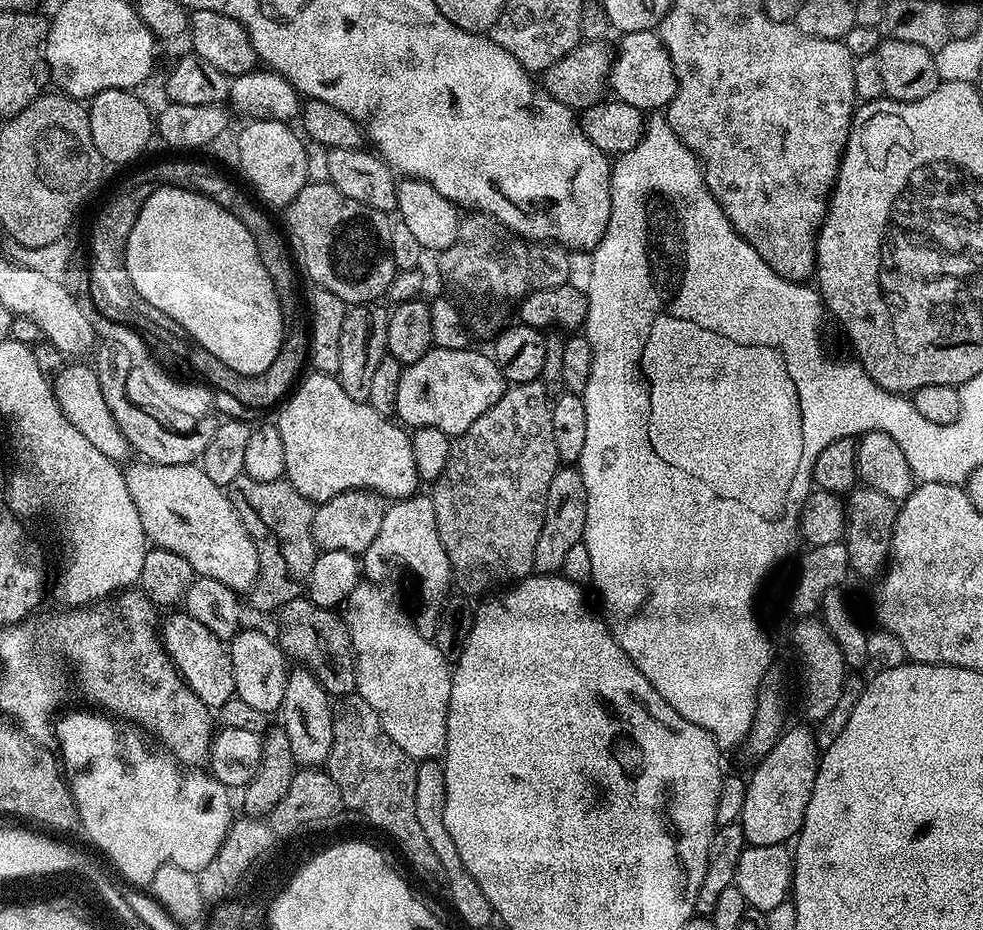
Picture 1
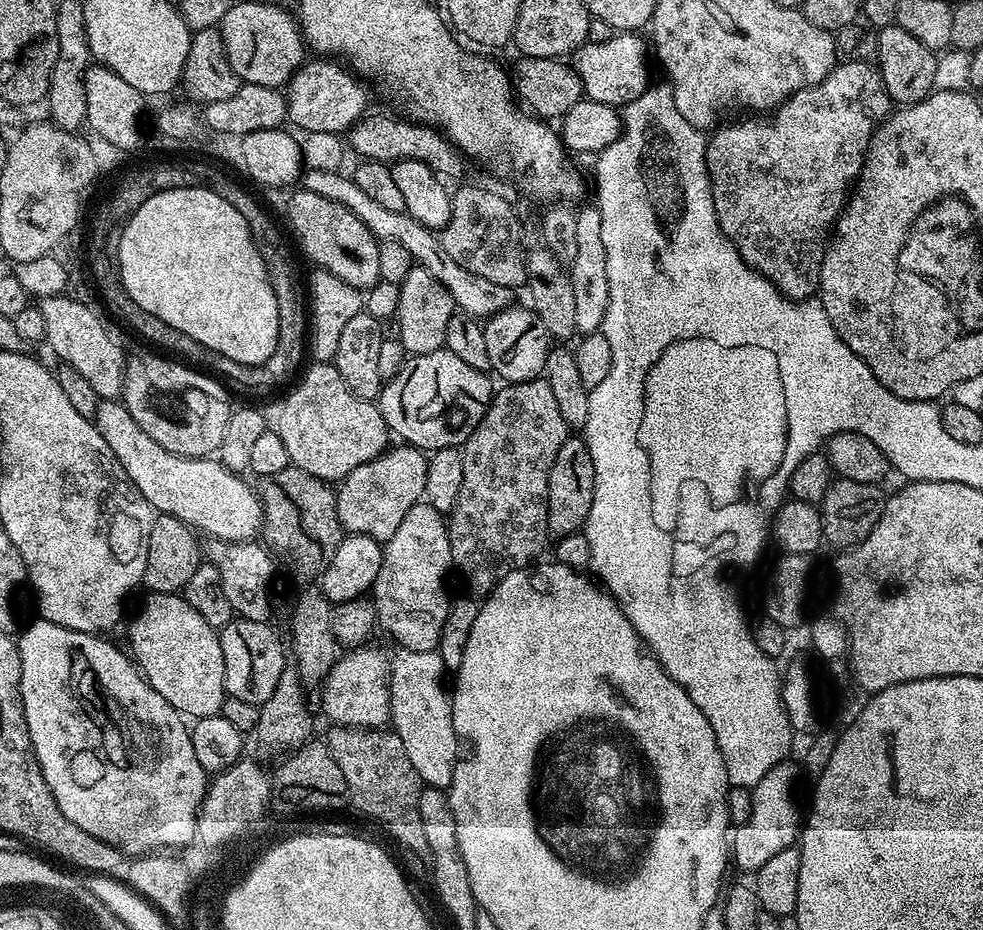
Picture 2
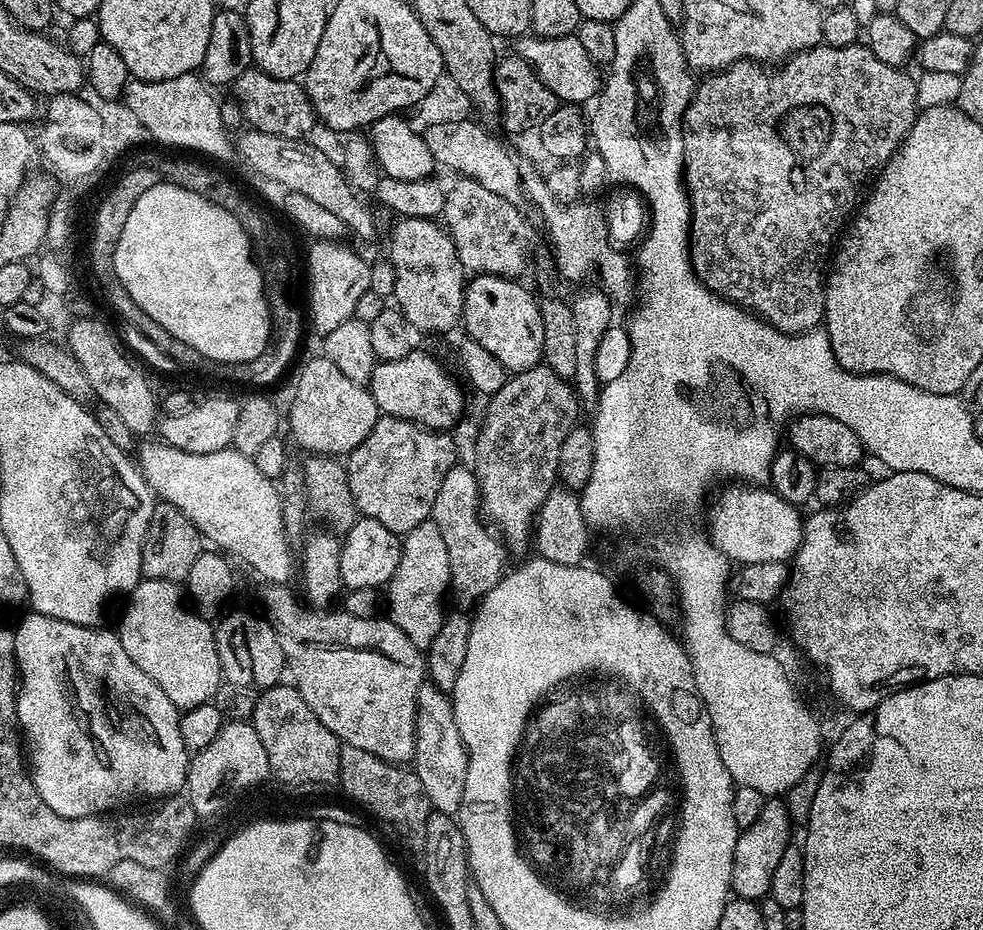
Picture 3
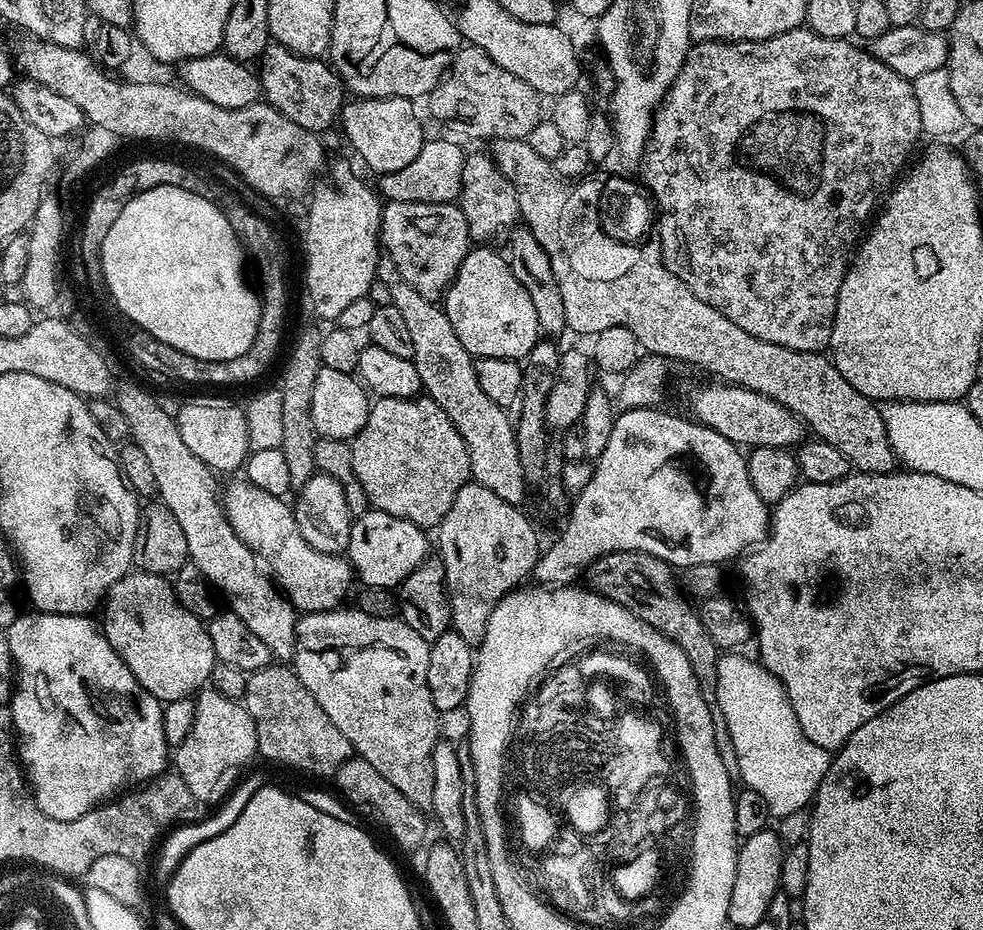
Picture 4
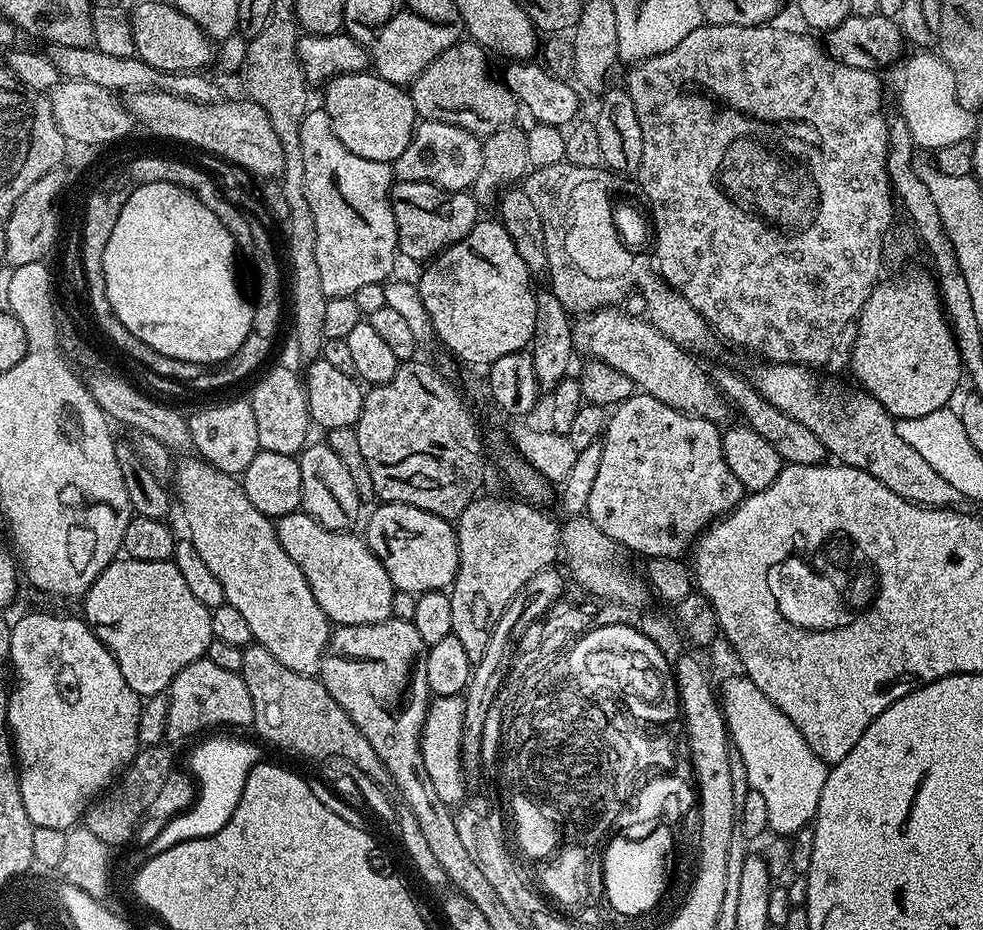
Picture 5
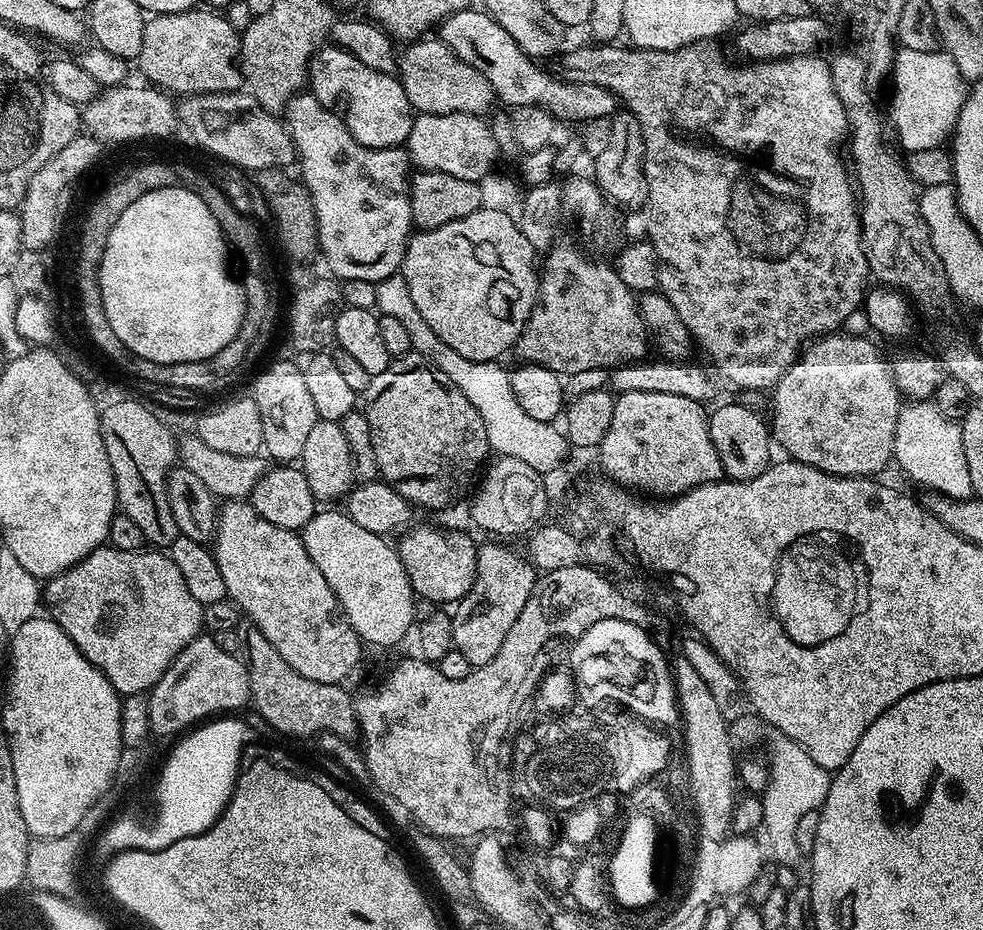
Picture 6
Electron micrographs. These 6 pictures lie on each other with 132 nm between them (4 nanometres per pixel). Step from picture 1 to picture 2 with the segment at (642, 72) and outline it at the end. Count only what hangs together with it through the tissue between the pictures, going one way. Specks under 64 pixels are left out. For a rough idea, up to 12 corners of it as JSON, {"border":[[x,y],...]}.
{"border":[[636,32],[588,42],[574,67],[587,99],[623,106],[649,88]]}

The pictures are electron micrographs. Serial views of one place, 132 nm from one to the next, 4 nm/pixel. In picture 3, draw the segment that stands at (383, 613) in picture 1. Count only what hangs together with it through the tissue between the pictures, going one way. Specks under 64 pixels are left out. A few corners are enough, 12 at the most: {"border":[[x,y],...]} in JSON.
{"border":[[449,693],[416,707],[414,771],[435,811],[455,817],[468,752]]}

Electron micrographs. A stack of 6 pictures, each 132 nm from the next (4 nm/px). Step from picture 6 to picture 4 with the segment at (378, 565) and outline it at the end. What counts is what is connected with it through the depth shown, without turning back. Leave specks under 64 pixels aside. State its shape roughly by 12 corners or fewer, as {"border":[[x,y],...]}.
{"border":[[223,489],[234,534],[293,608],[325,612],[354,584],[343,555],[302,538],[287,499]]}

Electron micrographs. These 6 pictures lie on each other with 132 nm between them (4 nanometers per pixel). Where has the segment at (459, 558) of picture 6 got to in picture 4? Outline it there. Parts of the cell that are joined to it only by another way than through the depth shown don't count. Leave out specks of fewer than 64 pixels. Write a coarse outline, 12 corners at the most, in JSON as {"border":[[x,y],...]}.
{"border":[[372,508],[346,559],[363,587],[396,590],[429,555],[429,533]]}

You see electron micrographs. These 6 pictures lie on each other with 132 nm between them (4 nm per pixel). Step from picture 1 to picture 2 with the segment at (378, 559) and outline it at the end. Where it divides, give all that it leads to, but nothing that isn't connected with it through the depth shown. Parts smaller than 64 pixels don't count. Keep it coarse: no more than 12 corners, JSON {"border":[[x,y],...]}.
{"border":[[410,506],[370,593],[400,648],[437,651],[454,568],[445,513]]}

